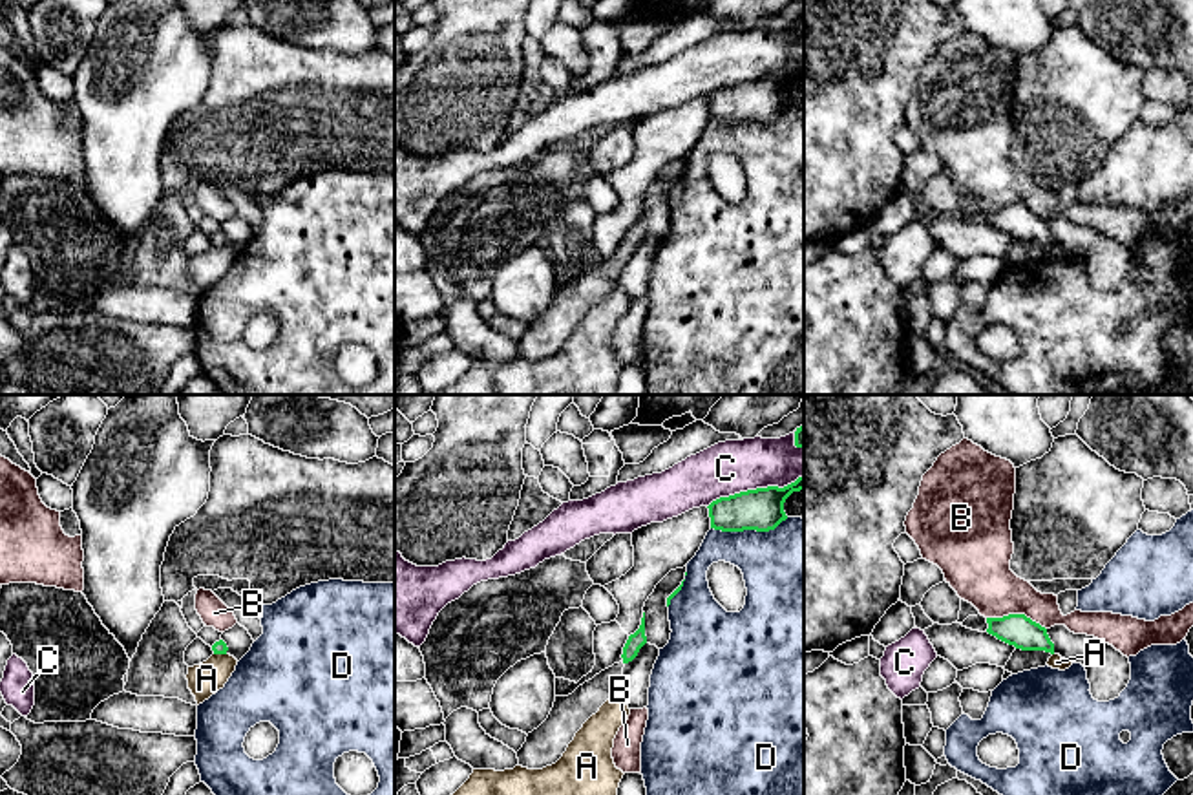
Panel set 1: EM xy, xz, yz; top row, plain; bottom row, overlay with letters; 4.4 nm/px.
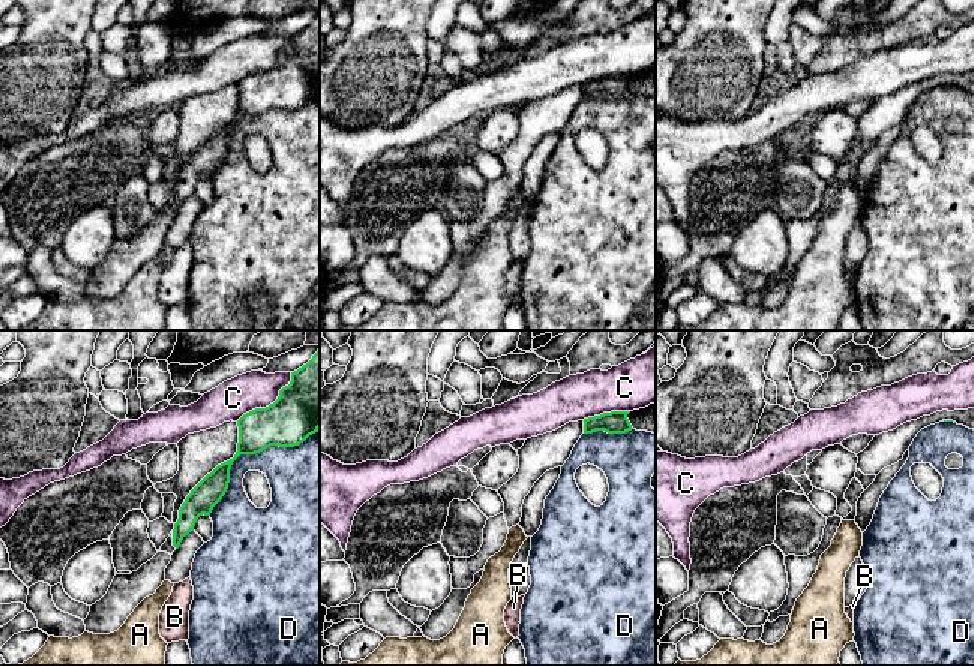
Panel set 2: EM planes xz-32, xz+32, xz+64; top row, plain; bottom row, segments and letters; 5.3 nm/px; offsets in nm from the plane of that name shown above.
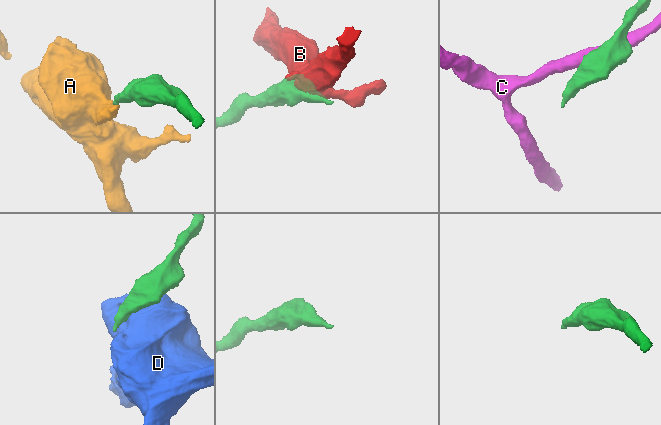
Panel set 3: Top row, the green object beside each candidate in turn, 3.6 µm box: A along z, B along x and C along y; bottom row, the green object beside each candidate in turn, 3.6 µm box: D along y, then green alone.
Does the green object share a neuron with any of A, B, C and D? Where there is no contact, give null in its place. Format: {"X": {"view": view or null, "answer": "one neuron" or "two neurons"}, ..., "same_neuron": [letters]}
{"A": {"view": "xy", "answer": "two neurons"}, "B": {"view": "yz", "answer": "two neurons"}, "C": {"view": "xz", "answer": "two neurons"}, "D": {"view": "xz", "answer": "two neurons"}, "same_neuron": []}

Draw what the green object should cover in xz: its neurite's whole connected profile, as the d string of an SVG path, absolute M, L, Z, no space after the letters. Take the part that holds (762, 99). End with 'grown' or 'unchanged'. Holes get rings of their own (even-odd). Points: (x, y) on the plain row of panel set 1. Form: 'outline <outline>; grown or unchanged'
outline M804 66L778 79L756 79L713 91L709 99L711 119L722 122L769 122L787 110L784 93L793 82L804 80Z; unchanged

